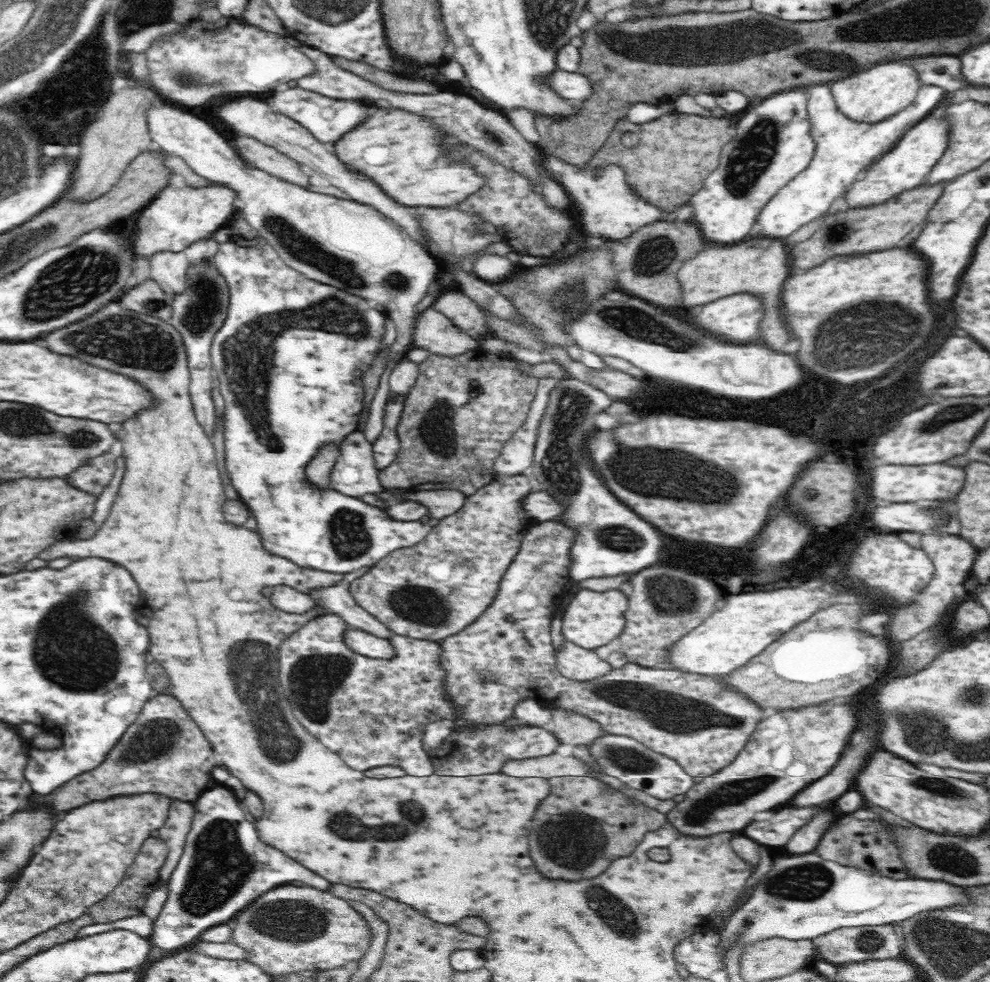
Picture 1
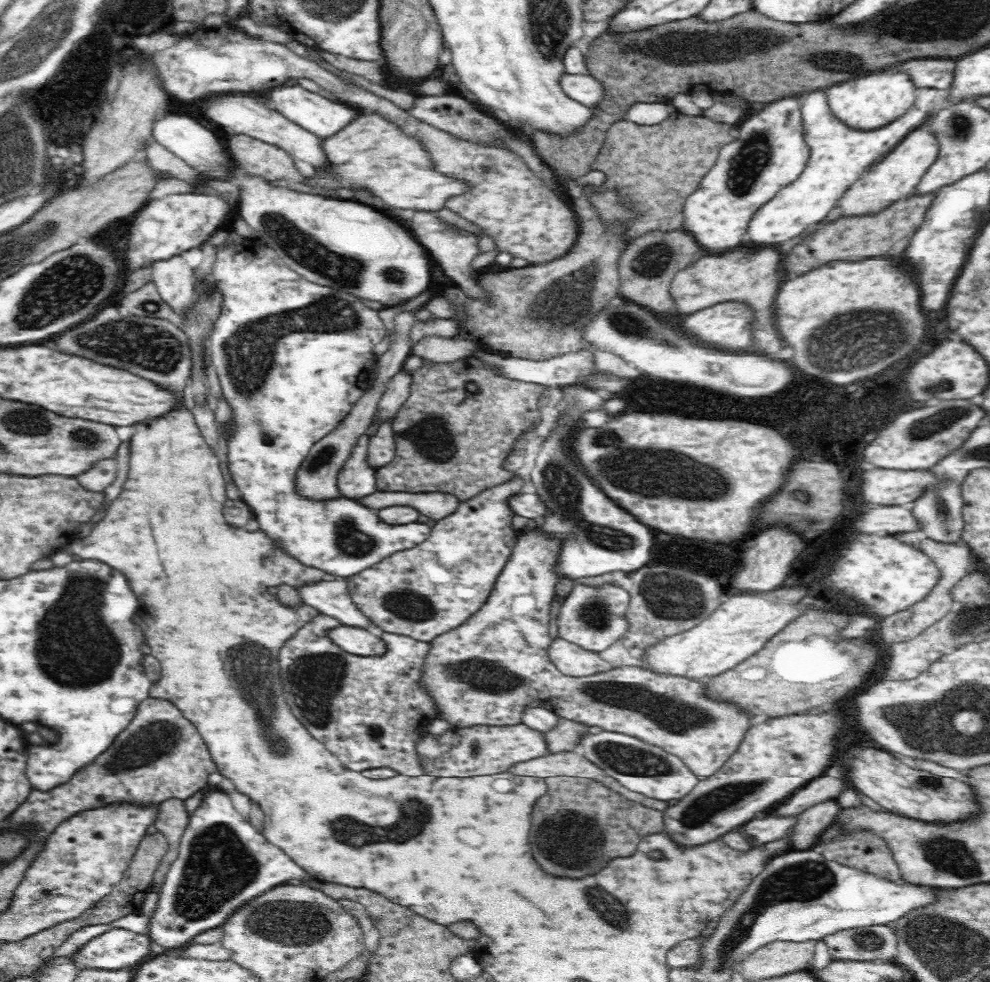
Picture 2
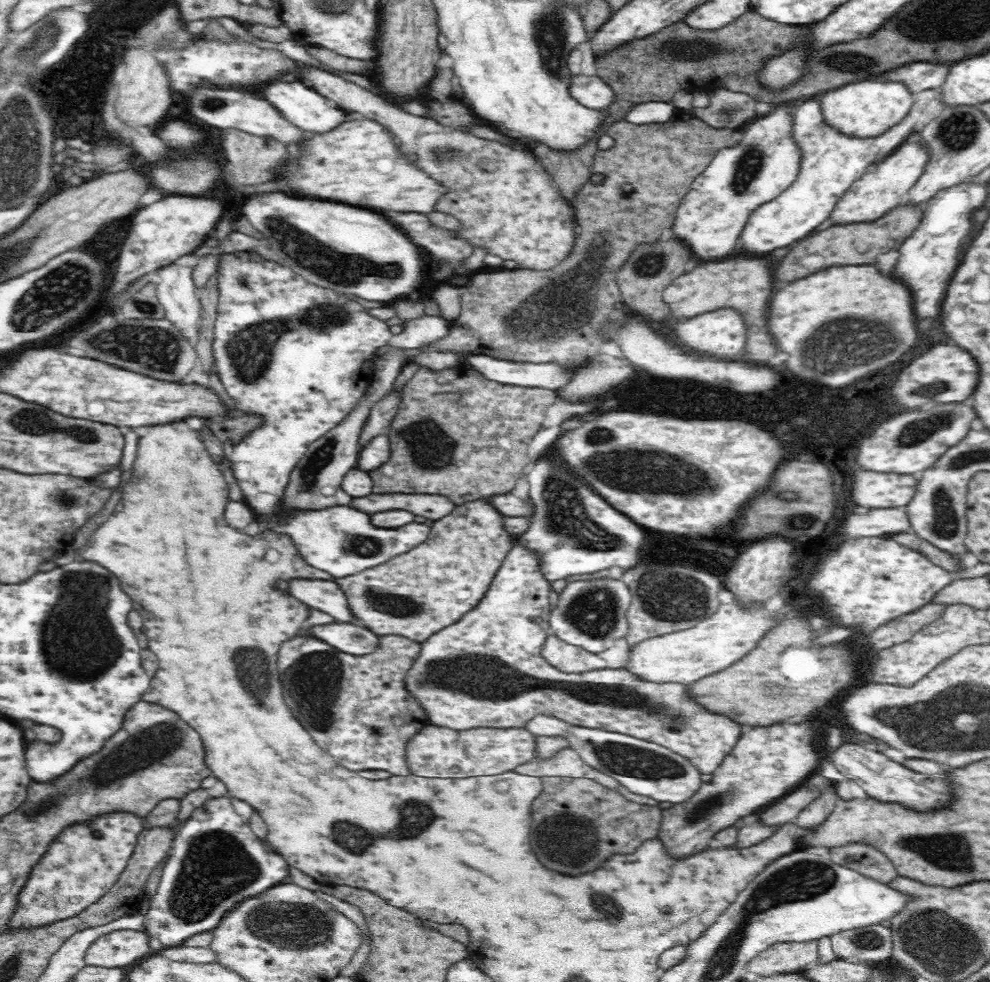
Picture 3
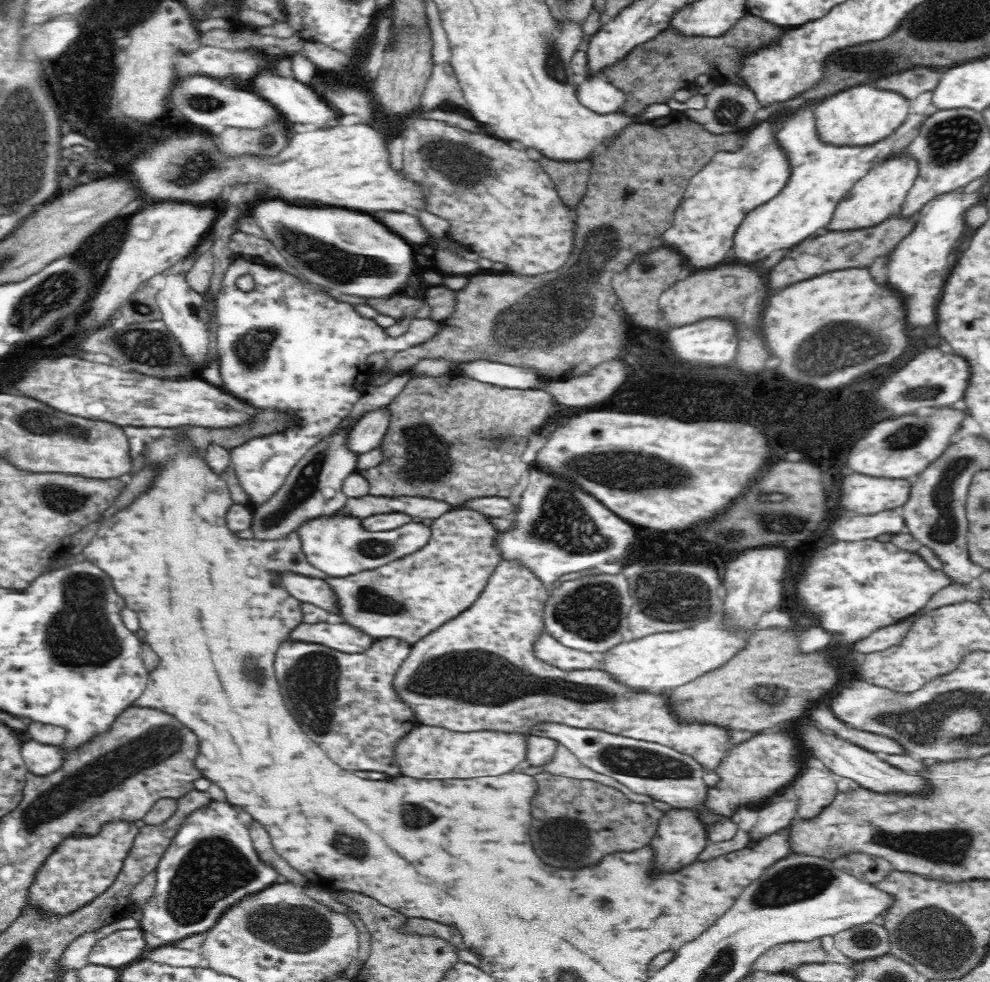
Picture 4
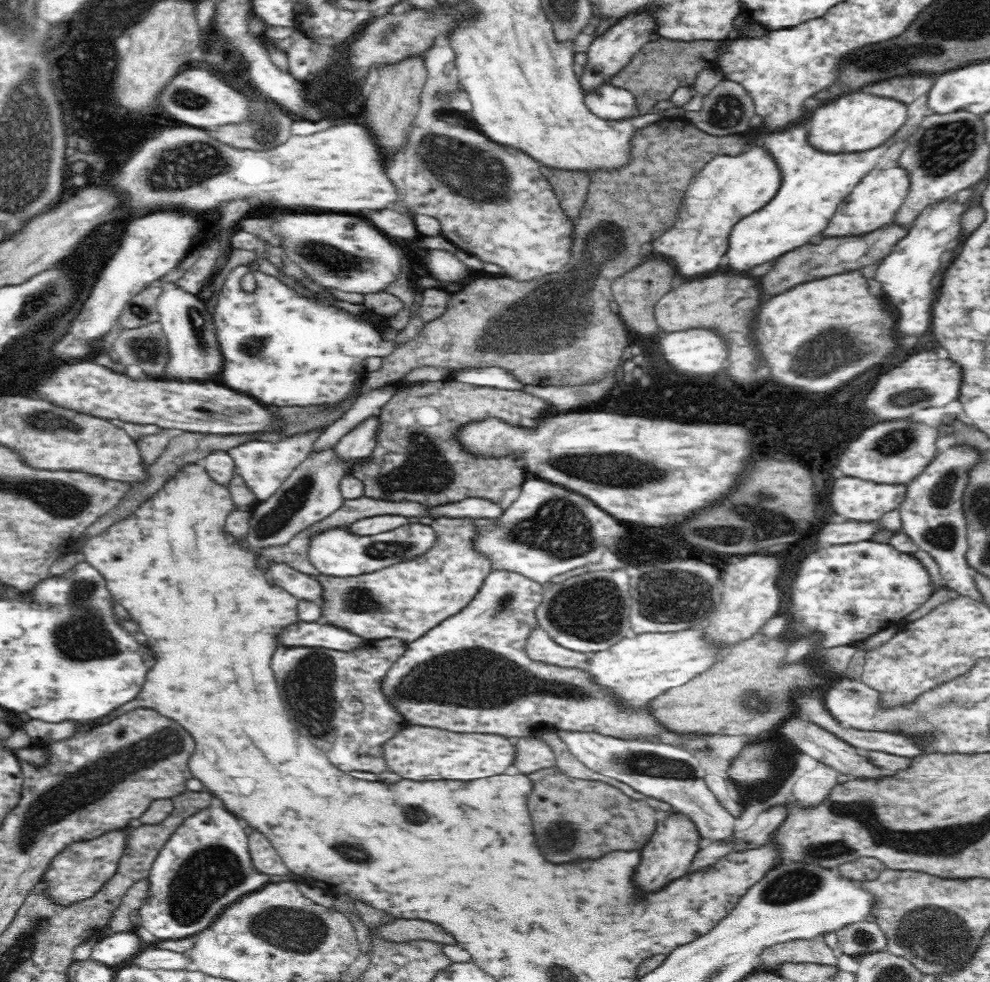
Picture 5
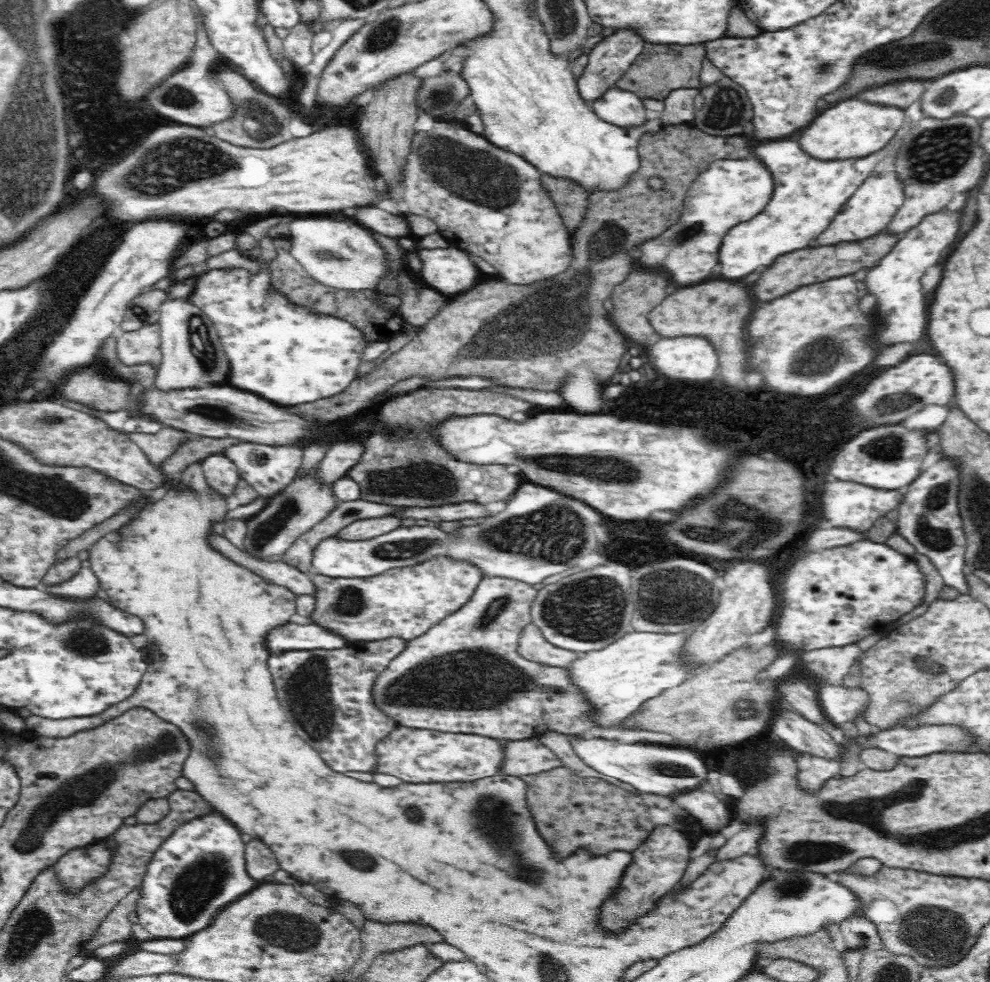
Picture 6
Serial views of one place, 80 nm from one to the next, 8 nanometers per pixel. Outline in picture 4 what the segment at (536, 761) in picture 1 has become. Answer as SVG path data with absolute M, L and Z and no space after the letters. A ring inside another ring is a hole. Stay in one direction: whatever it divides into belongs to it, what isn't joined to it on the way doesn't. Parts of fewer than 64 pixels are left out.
M558 743L554 760L546 766L538 766L538 768L530 768L528 766L521 766L519 771L534 776L540 771L548 771L555 775L563 777L580 779L580 780L593 780L603 785L614 787L620 792L626 795L626 798L630 799L632 803L651 803L653 798L646 794L638 794L632 791L628 786L618 782L615 778L598 774L591 768L584 766L562 743Z

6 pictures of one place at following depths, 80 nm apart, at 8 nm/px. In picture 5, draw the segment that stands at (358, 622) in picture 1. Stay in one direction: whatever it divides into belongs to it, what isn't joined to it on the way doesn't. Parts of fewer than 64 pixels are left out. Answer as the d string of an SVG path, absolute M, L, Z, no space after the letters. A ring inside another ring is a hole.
M281 562L270 564L266 574L276 582L276 586L282 586L296 598L316 601L321 604L322 587L311 575Z

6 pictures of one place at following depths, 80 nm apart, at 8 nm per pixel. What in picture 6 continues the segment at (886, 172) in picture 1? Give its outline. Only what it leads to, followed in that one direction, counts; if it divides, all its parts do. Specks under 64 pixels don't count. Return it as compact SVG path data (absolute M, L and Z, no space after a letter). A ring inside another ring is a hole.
M894 171L884 174L884 176L876 174L870 176L870 179L858 187L854 196L851 196L842 210L838 212L838 216L834 217L830 228L826 232L822 232L820 238L816 238L816 244L830 246L830 244L854 243L885 233L888 223L903 203L903 188L901 186L902 183L895 178Z

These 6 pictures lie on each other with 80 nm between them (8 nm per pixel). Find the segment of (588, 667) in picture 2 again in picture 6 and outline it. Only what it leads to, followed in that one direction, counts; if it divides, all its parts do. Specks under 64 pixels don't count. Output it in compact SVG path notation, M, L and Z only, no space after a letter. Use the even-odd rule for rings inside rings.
M531 622L525 624L519 632L517 653L526 661L558 668L566 668L570 661L578 656L578 653L546 642L541 632Z

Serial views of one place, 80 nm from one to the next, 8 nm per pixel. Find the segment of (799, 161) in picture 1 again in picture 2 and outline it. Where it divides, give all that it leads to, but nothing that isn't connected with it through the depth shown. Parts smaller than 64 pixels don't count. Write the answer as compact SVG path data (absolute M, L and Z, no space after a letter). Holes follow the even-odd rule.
M718 94L713 96L713 100L714 104L710 108L701 110L701 114L712 122L734 126L734 124L742 122L748 116L748 112L750 112L750 118L744 120L737 129L740 138L736 138L720 148L715 163L702 176L700 185L684 199L680 208L682 216L684 216L681 230L689 234L704 253L705 250L711 250L711 254L724 254L728 250L742 246L742 242L745 242L745 232L752 215L763 204L770 202L782 188L794 183L799 178L809 157L809 148L803 142L801 120L799 120L801 106L796 98L774 102L766 110L752 109L752 102L742 95Z

